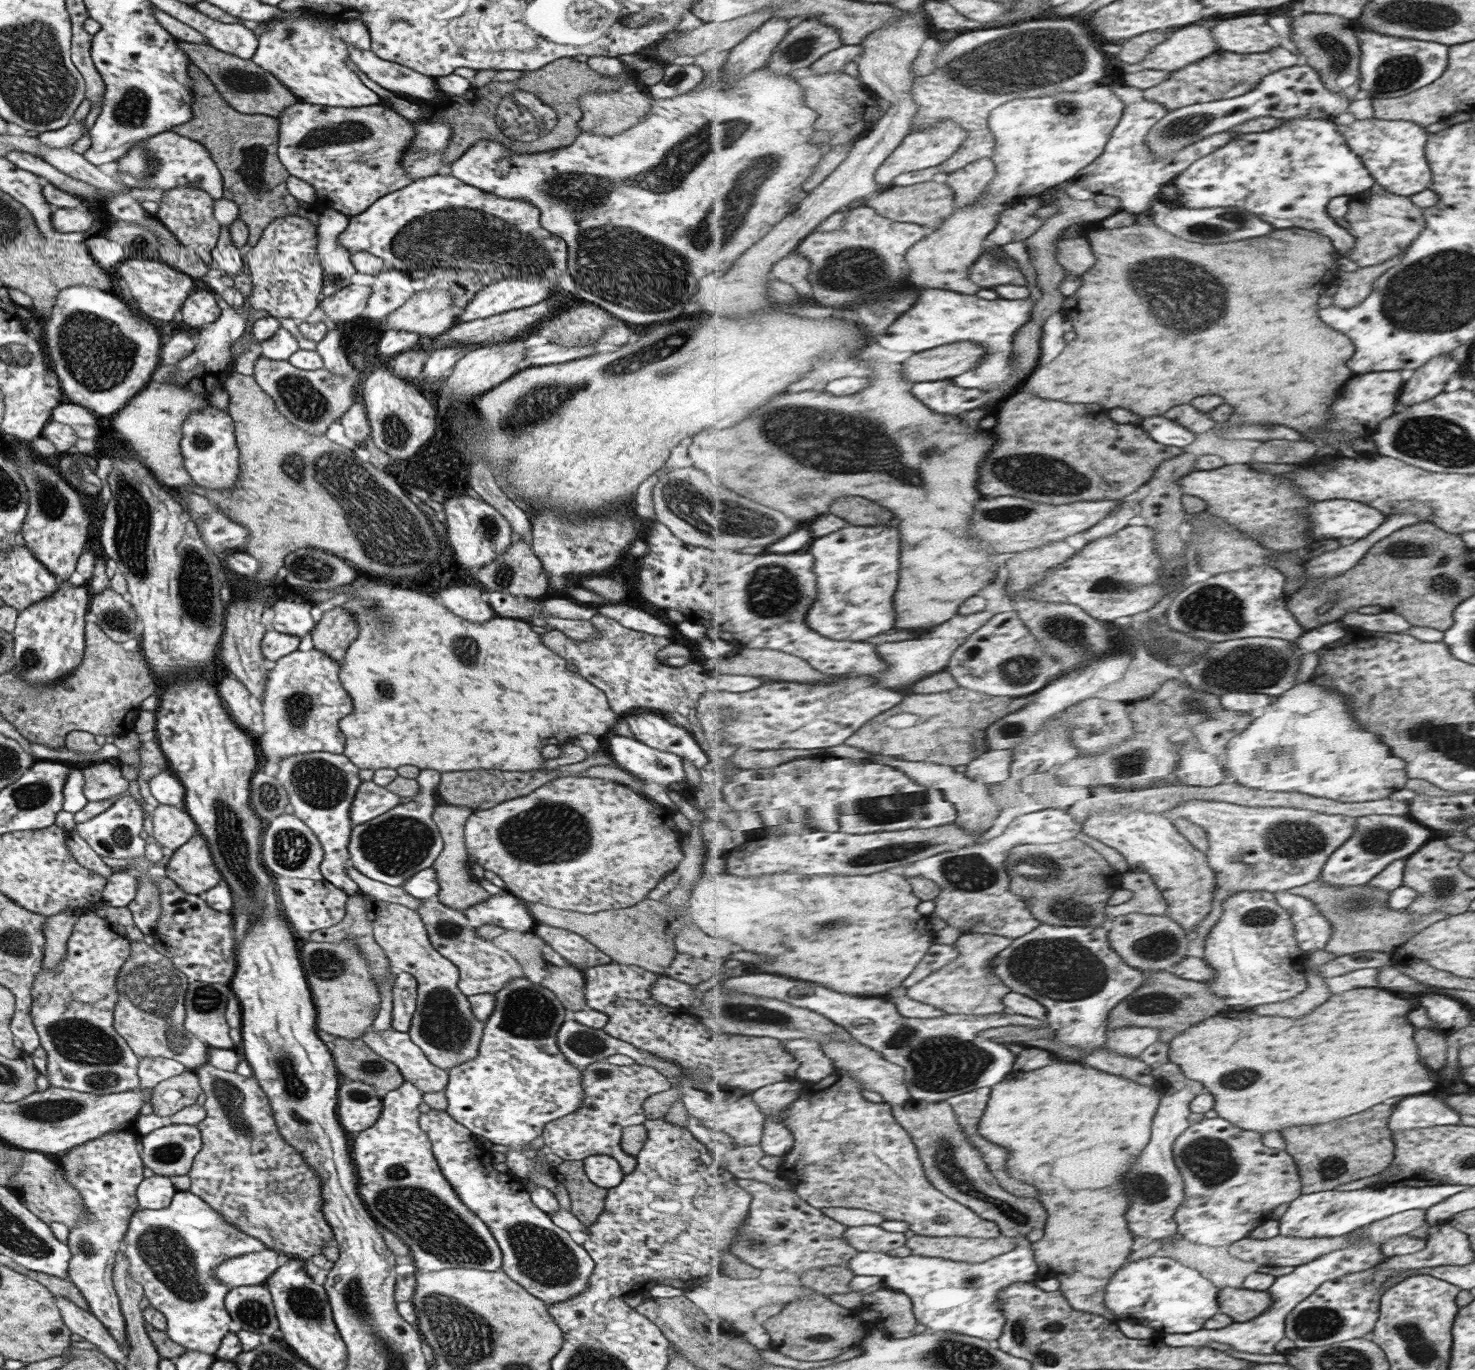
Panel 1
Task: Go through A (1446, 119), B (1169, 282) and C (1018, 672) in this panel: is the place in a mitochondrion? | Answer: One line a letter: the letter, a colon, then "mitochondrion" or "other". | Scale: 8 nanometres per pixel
A: other
B: mitochondrion
C: mitochondrion

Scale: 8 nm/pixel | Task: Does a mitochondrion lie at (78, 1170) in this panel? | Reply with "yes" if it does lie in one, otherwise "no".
yes

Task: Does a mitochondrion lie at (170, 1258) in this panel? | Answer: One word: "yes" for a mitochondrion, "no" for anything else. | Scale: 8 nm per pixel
yes

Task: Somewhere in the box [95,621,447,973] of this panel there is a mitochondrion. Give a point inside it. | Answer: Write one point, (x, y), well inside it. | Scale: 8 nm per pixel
(394, 846)

